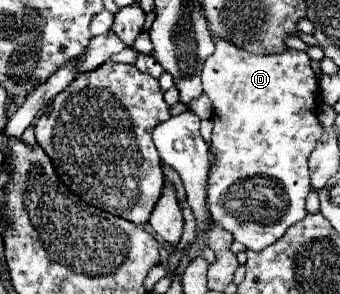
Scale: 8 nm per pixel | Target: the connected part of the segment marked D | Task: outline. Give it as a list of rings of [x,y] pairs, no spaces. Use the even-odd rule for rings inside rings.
[[[216,39],[216,51],[210,59],[206,59],[204,69],[202,69],[202,85],[204,85],[204,93],[210,97],[212,105],[214,105],[214,115],[212,115],[212,123],[214,123],[214,133],[212,133],[212,141],[210,145],[216,151],[216,165],[210,171],[208,177],[208,209],[212,215],[212,221],[222,225],[224,229],[228,229],[236,241],[244,243],[250,251],[262,251],[264,247],[276,243],[286,231],[288,227],[292,227],[294,223],[302,221],[306,217],[306,209],[304,209],[304,201],[310,193],[310,171],[308,171],[308,157],[318,141],[318,137],[322,135],[320,123],[318,123],[318,83],[316,83],[316,73],[310,67],[310,57],[302,51],[294,51],[294,49],[286,49],[280,55],[254,55],[248,53],[244,49],[238,49],[236,45],[224,41],[224,39]]]

